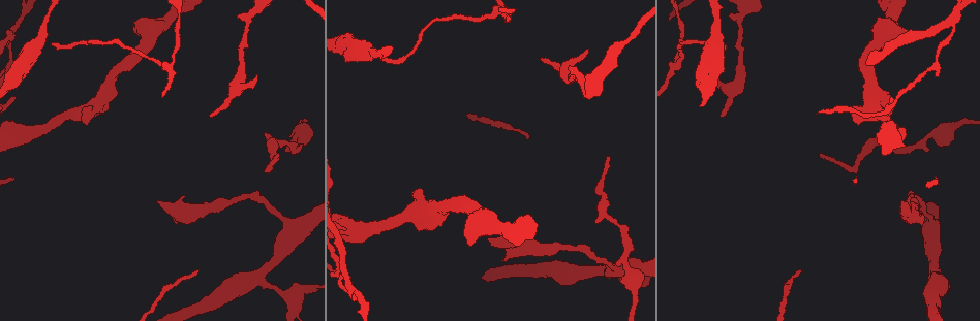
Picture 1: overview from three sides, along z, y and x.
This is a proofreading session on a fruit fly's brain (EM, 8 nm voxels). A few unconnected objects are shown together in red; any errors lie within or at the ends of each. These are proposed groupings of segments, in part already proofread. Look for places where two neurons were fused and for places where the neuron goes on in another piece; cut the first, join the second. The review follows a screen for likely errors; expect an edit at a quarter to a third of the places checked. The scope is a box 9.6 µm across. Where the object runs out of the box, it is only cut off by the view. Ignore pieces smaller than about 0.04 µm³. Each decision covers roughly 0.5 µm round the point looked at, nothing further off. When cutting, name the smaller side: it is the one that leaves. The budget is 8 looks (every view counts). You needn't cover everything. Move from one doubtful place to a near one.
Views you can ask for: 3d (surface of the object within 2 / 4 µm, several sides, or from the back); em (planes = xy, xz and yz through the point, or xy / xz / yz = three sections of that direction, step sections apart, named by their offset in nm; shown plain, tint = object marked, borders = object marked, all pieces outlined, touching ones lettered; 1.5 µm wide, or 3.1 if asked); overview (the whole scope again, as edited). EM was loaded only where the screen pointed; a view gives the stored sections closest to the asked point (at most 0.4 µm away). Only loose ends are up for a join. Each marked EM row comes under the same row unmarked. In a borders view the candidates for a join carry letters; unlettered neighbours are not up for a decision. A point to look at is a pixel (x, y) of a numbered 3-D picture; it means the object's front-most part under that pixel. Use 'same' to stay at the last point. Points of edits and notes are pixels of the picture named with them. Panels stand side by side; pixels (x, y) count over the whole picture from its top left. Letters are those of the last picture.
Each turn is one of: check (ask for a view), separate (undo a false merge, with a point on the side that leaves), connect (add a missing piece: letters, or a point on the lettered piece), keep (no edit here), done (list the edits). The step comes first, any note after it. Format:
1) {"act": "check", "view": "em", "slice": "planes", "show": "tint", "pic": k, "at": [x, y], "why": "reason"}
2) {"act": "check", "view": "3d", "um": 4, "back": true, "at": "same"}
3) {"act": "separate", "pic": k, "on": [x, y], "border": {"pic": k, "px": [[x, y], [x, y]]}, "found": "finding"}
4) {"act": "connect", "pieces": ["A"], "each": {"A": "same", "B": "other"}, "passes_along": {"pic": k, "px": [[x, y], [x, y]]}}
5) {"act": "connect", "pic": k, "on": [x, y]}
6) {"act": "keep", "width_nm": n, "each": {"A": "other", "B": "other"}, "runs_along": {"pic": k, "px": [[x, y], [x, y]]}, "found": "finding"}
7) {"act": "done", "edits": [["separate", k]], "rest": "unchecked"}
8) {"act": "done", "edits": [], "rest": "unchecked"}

{"act": "check", "view": "em", "slice": "planes", "show": "tint", "pic": 1, "at": [729, 17], "why": "free end"}

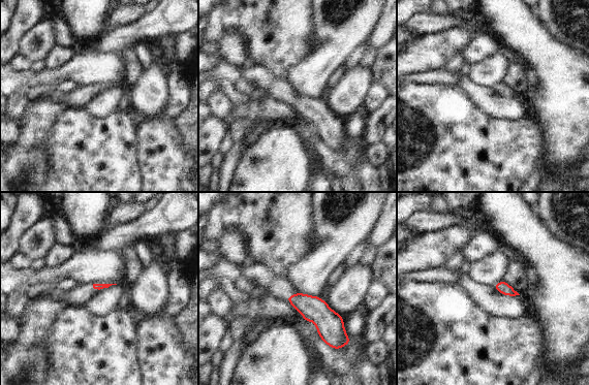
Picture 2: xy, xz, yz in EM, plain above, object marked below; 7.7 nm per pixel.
{"act": "check", "view": "em", "slice": "planes", "show": "borders", "at": "same"}

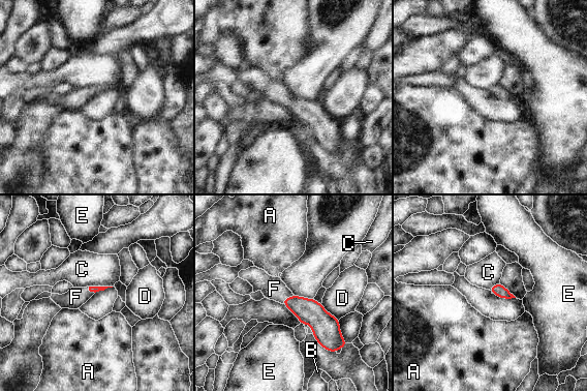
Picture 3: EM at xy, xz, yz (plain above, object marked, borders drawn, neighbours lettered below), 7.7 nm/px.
{"act": "connect", "pieces": ["F"], "each": {"A": "other", "B": "other", "C": "other", "D": "other", "E": "other", "F": "same"}, "passes_along": {"pic": 3, "px": [[309, 311], [286, 298], [274, 289]]}, "found": "it goes on there"}

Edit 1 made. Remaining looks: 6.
{"act": "check", "view": "em", "slice": "planes", "show": "tint", "pic": 1, "at": [286, 141], "why": "thin neck"}

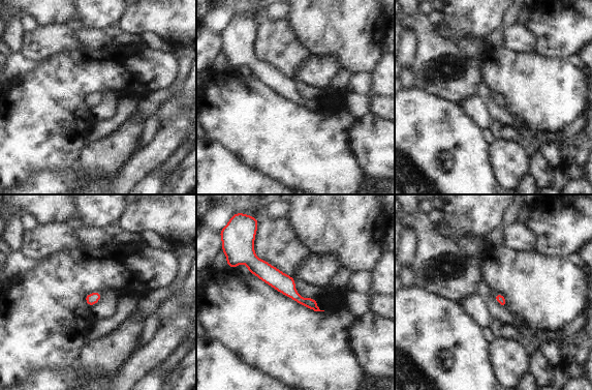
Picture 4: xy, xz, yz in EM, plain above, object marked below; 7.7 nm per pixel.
{"act": "check", "view": "em", "slice": "planes", "show": "borders", "at": "same", "why": "what lies round it"}

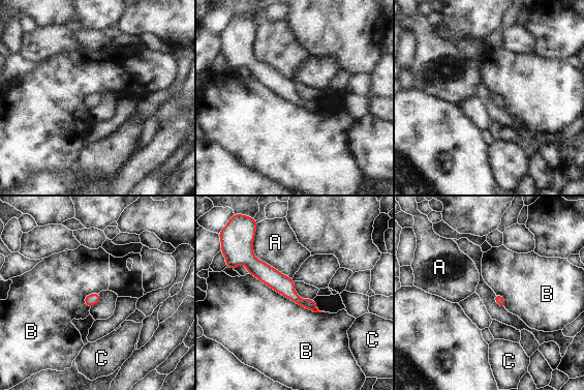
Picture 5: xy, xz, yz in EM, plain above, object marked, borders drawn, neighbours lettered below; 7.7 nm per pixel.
{"act": "keep", "each": {"A": "other", "B": "other", "C": "other"}, "border": {"pic": 5, "px": [[248, 273], [302, 306], [324, 311]]}, "found": "all the same neuron"}

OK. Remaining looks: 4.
{"act": "check", "view": "3d", "um": 2, "pic": 1, "at": [345, 284], "why": "side arm on a straight run"}

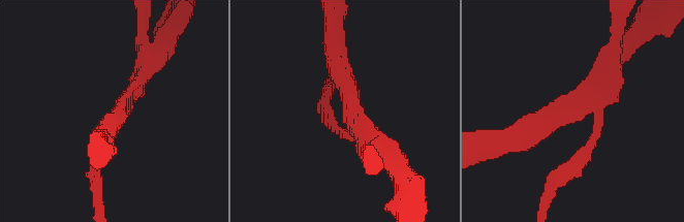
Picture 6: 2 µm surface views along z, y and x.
{"act": "check", "view": "em", "slice": "planes", "show": "borders", "pic": 6, "at": [580, 109], "arms": 3, "why": "shape alone is not enough"}

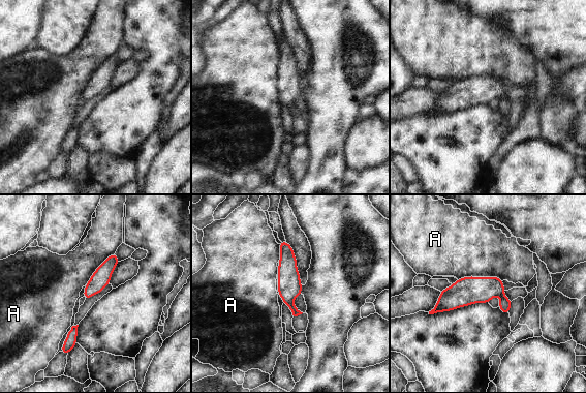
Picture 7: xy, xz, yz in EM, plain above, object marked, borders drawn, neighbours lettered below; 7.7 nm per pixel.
{"act": "separate", "pic": 7, "on": [289, 286], "longest_contact_nm": ["A", 360], "each": {"A": "other"}, "border": {"pic": 7, "px": [[294, 305], [290, 308]]}, "found": "two neurons meet here"}

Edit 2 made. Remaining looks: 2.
{"act": "done", "edits": [["connect", 3], ["separate", 7]], "rest": "unchecked"}

